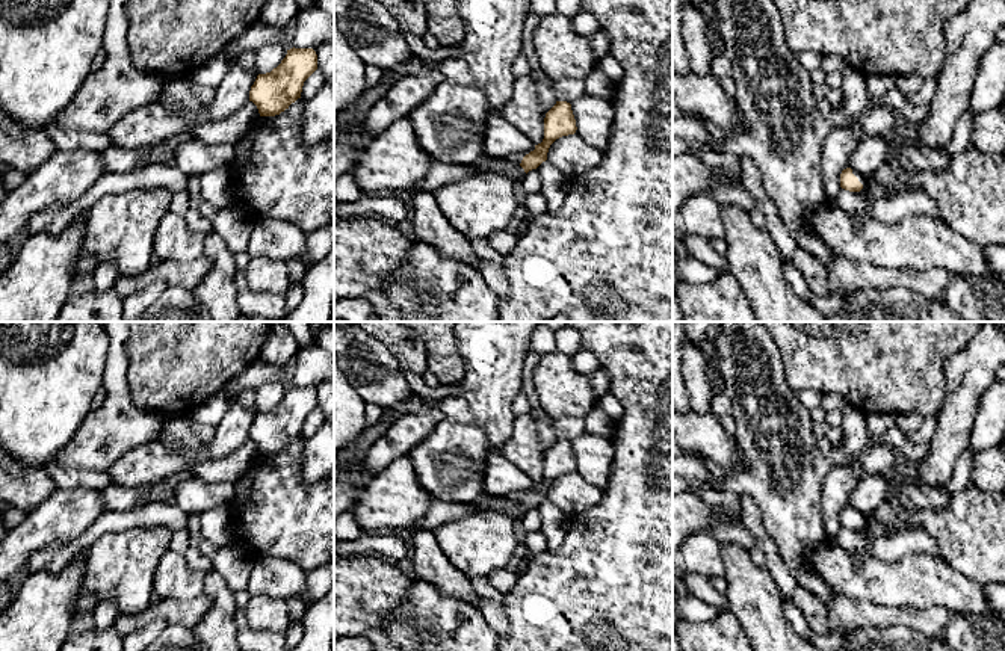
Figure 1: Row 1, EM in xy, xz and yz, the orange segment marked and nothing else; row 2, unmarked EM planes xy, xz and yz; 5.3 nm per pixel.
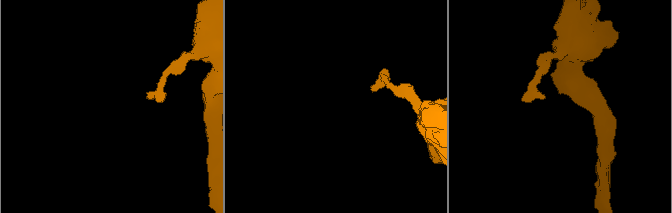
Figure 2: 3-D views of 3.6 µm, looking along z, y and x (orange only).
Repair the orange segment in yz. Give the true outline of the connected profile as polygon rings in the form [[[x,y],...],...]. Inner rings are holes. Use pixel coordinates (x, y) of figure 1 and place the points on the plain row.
[[[846,506],[840,512],[840,526],[849,530],[863,530],[867,514]]]

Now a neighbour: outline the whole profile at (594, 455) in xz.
[[[583,432],[570,443],[576,458],[576,471],[589,483],[605,489],[614,464],[612,440]]]

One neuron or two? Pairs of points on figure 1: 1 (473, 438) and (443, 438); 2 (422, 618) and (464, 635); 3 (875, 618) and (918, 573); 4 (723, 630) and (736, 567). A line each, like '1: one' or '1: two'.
1: one
2: one
3: two
4: two

